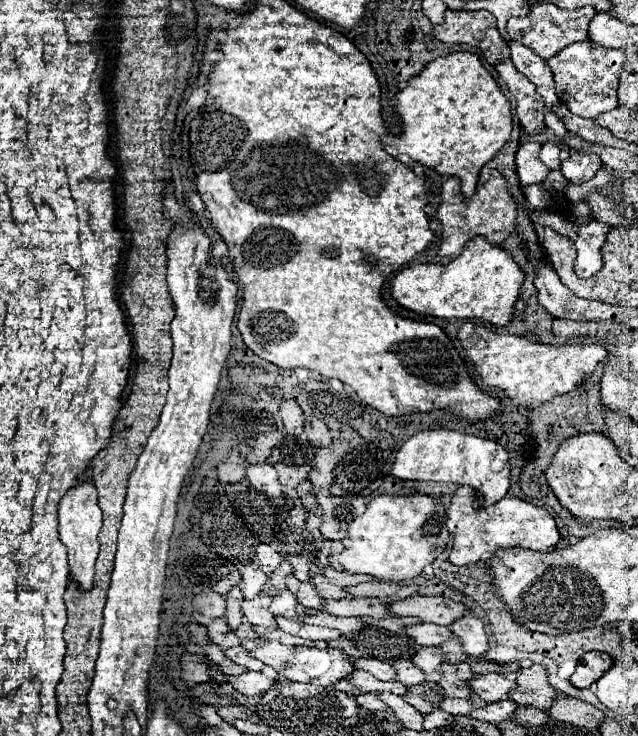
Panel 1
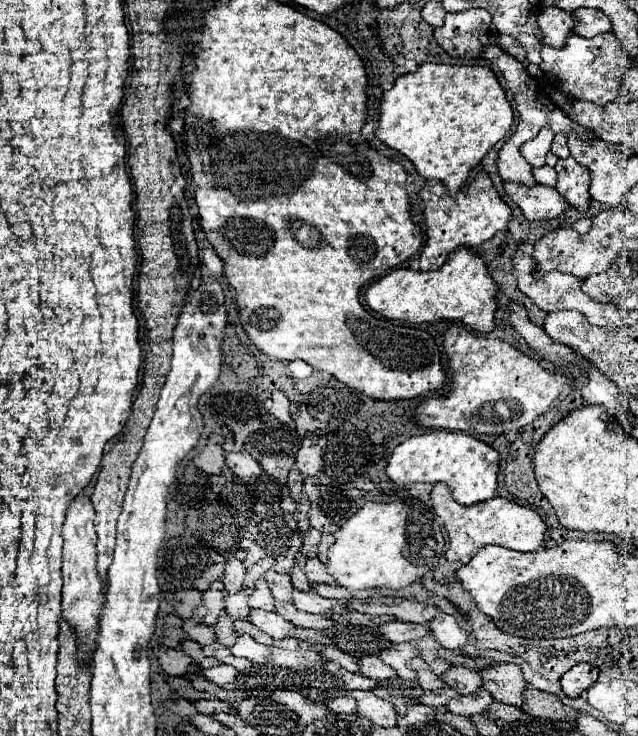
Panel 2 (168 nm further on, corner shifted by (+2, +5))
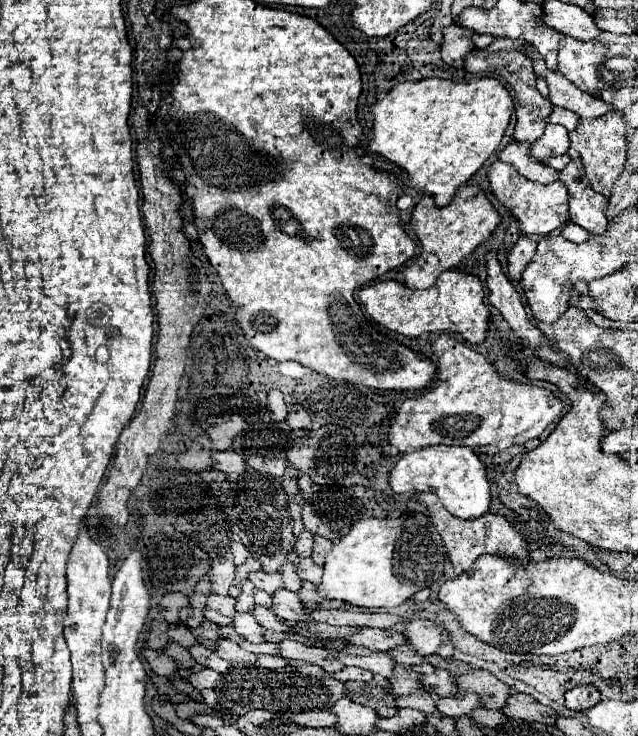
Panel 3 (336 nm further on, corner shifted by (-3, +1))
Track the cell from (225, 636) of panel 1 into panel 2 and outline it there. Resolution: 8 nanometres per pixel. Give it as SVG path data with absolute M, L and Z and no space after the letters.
M187 619L183 623L183 629L185 633L189 635L189 639L201 643L201 645L211 645L217 641L217 635L215 635L215 629L211 625L205 625L205 623L199 623L197 619Z

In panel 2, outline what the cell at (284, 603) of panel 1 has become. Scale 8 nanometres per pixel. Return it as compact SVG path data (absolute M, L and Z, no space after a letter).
M257 581L255 583L255 591L251 595L251 607L253 609L265 609L265 611L273 611L275 609L275 597L273 597L273 593L267 587L265 581Z

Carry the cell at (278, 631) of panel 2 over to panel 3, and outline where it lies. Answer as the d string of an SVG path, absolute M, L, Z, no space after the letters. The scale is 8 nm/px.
M236 613L232 617L232 627L234 631L248 643L260 643L264 641L264 627L260 627L254 619L252 613Z

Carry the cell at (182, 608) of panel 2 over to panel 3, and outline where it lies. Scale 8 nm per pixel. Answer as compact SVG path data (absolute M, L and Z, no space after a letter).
M166 593L160 601L160 611L168 623L178 621L178 611L188 605L188 597L182 593Z

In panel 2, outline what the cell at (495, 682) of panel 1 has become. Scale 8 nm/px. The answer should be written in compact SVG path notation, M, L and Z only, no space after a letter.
M451 667L445 675L443 675L445 685L457 689L461 695L469 695L479 691L479 671L475 669L467 669L467 667Z

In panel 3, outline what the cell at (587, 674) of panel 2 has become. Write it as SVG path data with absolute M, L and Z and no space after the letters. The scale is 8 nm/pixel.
M580 685L576 689L570 689L566 693L566 707L572 711L586 711L590 707L594 707L596 703L600 703L600 693L596 687L592 685Z

